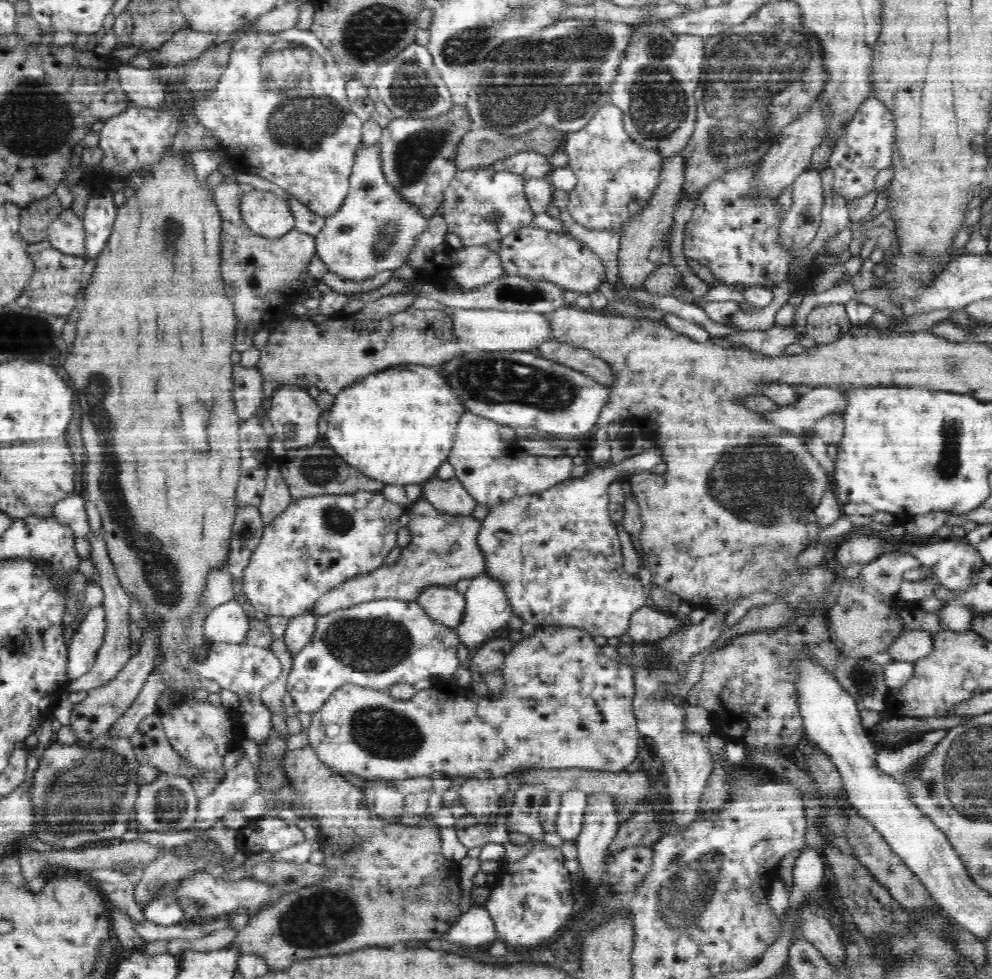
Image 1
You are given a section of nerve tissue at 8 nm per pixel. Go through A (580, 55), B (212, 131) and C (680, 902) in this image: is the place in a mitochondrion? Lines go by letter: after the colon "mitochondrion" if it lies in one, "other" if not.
A: mitochondrion
B: other
C: mitochondrion

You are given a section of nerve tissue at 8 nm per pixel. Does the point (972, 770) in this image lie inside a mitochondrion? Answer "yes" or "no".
yes

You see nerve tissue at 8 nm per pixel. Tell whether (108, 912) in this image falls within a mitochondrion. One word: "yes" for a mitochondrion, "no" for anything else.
no

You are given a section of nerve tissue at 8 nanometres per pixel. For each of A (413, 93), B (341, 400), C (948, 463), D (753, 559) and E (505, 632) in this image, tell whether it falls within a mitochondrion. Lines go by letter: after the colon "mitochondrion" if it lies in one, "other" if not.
A: mitochondrion
B: other
C: mitochondrion
D: mitochondrion
E: other

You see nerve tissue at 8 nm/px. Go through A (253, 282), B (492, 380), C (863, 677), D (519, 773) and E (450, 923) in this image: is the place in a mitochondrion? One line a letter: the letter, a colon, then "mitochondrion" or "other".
A: other
B: mitochondrion
C: mitochondrion
D: other
E: other

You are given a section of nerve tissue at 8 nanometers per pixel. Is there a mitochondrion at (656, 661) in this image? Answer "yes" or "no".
yes

